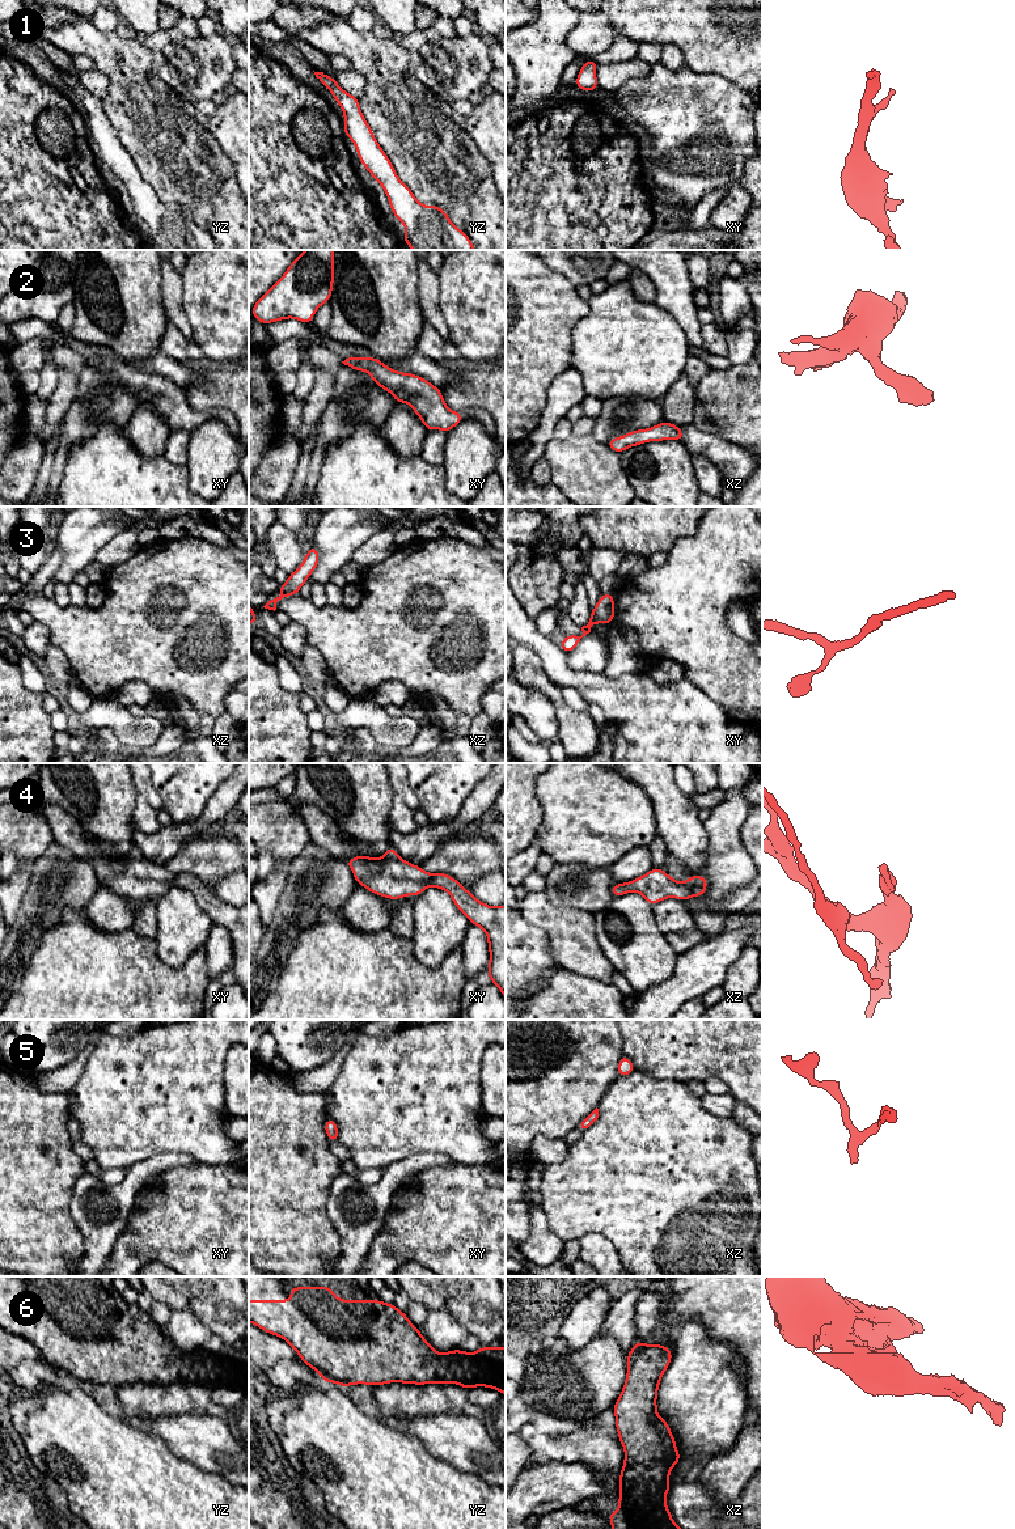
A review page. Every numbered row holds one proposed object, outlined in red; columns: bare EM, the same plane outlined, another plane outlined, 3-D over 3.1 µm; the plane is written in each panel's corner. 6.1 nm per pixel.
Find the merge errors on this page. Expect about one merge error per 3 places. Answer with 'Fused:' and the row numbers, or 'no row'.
Fused: no row

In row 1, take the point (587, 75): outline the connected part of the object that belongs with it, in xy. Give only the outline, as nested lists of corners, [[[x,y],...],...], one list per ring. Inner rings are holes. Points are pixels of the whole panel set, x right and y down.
[[[592,59],[587,60],[575,80],[575,85],[581,90],[596,90],[599,88],[596,79],[597,67],[599,64],[596,64]]]

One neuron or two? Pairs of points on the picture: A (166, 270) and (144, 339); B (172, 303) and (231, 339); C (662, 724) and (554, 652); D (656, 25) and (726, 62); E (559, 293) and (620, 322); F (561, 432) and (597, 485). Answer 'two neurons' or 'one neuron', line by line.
A: two neurons
B: two neurons
C: one neuron
D: one neuron
E: two neurons
F: two neurons

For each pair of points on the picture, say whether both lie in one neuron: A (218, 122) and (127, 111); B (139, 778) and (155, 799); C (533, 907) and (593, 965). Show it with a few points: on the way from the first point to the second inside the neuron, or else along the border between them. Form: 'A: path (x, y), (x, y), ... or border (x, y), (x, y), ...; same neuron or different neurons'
A: border (206, 119), (210, 132), (221, 148); different neurons
B: path (143, 783), (149, 793); same neuron
C: path (549, 915), (570, 936), (578, 949); same neuron

